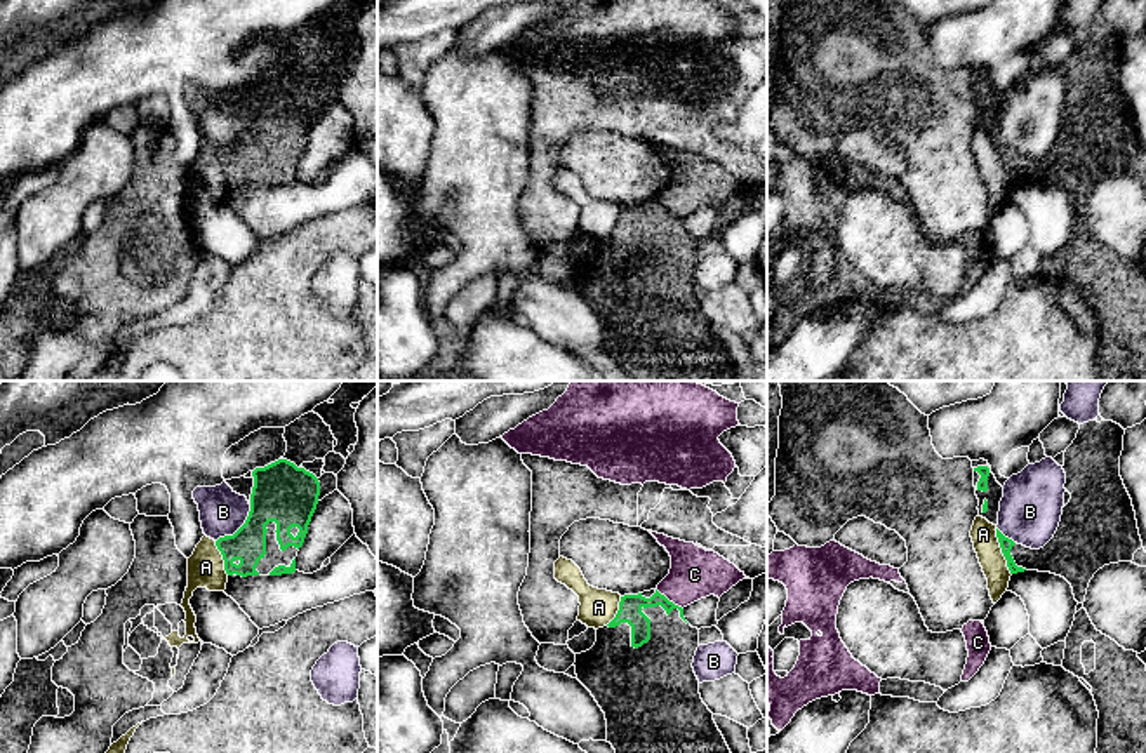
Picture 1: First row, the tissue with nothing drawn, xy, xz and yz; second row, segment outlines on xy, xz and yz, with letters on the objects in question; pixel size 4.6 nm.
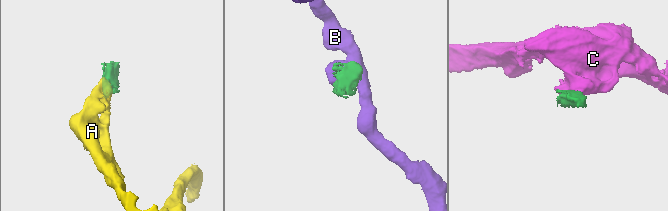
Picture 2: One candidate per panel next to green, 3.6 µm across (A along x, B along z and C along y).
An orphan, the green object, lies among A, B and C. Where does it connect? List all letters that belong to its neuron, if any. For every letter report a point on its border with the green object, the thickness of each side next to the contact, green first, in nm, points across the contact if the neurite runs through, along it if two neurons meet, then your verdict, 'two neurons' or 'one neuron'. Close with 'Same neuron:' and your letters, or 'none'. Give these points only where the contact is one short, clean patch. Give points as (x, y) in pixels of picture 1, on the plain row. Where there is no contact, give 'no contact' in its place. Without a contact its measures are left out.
A: meets green in yz at (1002, 162); 60 nm thick on the green side, 120 nm on the other; border along yz (995, 139), (1011, 185); two neurons
B: meets green in xy at (240, 138); 280 nm thick on the green side, 220 nm on the other; two neurons
C: meets green in xz at (668, 211); 110 nm thick on the green side, 240 nm on the other; border along xz (656, 199), (682, 219); two neurons
Same neuron: none

